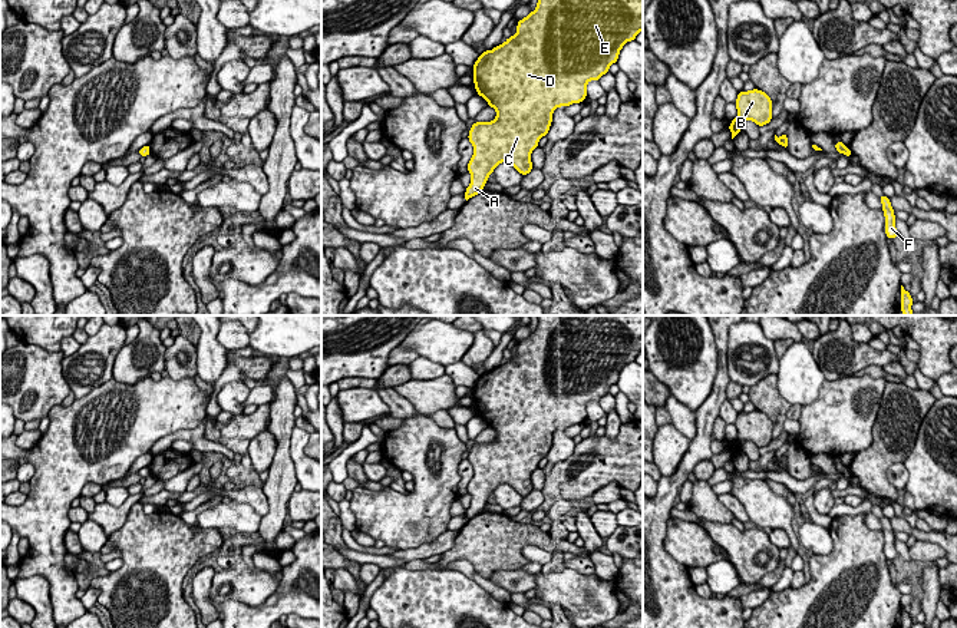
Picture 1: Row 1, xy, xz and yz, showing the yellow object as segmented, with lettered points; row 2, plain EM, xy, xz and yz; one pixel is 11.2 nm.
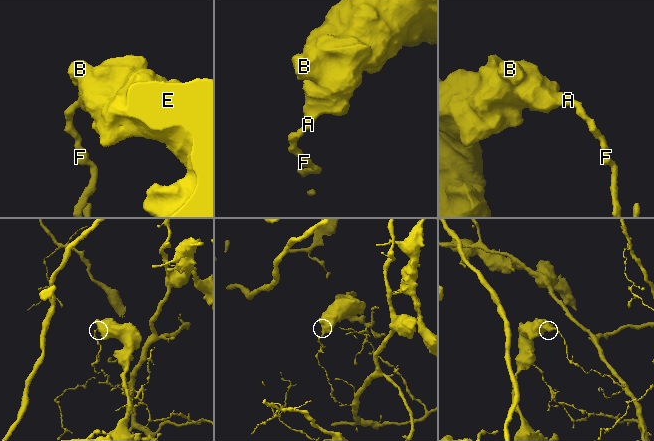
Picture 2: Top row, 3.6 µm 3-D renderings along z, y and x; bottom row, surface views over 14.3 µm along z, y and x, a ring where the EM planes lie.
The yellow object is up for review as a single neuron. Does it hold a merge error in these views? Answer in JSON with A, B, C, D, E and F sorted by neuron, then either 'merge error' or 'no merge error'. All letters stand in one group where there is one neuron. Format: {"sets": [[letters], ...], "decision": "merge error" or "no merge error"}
{"sets": [["A", "B", "C", "D", "E"], ["F"]], "decision": "merge error"}

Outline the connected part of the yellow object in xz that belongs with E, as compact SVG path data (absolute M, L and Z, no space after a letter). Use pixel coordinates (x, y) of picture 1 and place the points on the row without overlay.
M538 315L535 331L518 341L517 354L505 364L481 374L473 386L475 411L495 430L496 437L491 443L475 443L469 452L473 477L468 485L471 505L465 516L472 519L482 513L488 498L502 483L521 496L528 496L534 489L531 475L538 469L539 460L547 457L554 432L583 423L587 419L587 404L600 401L617 384L623 367L636 361L641 351L643 315Z

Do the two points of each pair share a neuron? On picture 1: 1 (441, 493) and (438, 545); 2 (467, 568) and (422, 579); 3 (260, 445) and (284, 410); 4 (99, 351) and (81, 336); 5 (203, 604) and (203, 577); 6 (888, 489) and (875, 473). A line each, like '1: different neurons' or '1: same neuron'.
1: different neurons
2: different neurons
3: different neurons
4: different neurons
5: same neuron
6: same neuron

